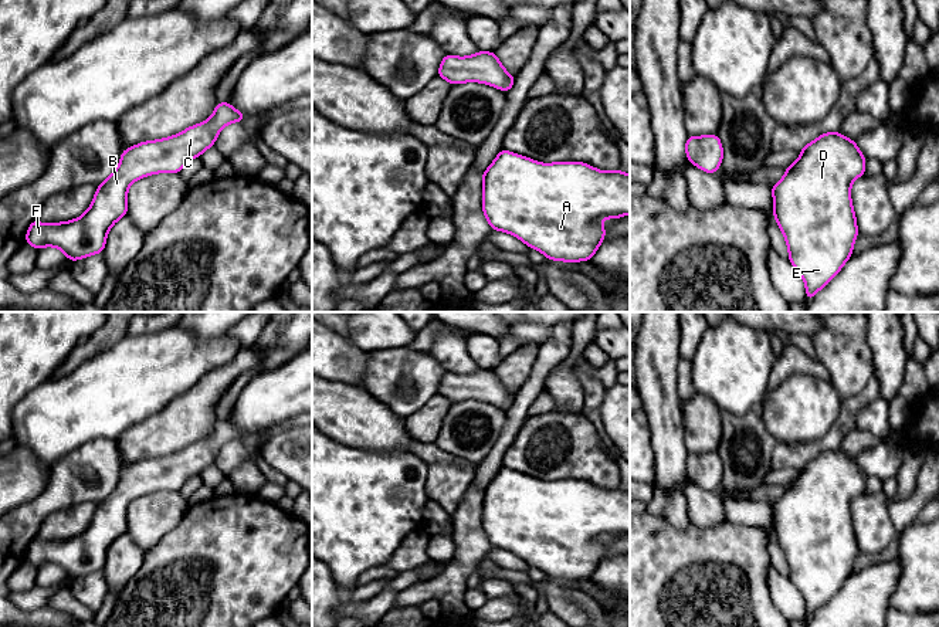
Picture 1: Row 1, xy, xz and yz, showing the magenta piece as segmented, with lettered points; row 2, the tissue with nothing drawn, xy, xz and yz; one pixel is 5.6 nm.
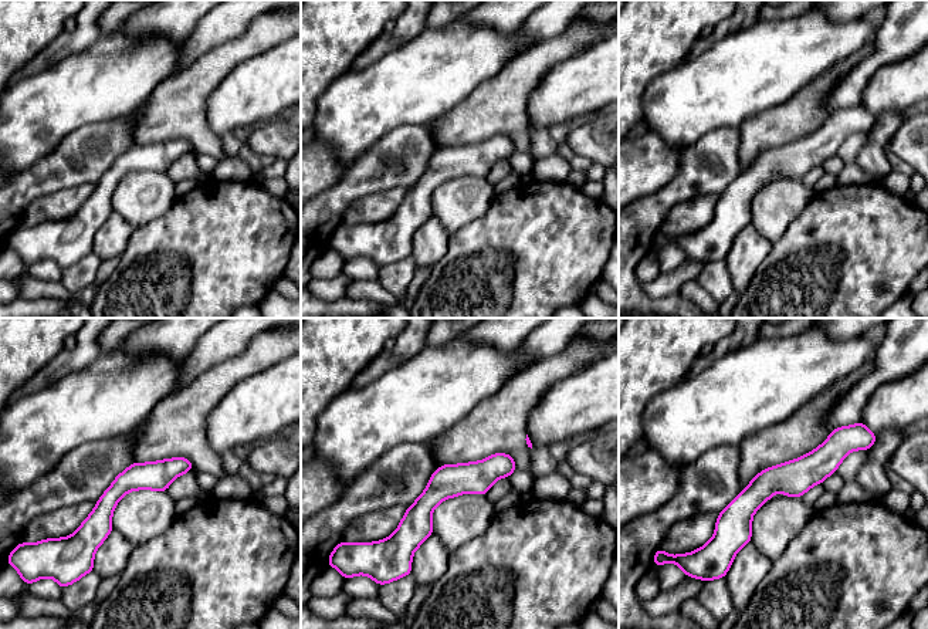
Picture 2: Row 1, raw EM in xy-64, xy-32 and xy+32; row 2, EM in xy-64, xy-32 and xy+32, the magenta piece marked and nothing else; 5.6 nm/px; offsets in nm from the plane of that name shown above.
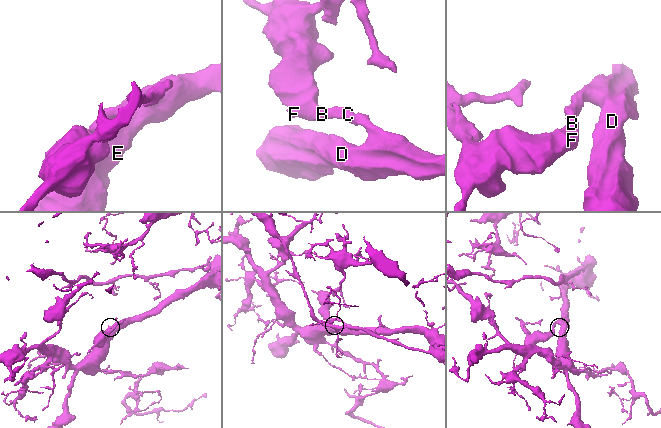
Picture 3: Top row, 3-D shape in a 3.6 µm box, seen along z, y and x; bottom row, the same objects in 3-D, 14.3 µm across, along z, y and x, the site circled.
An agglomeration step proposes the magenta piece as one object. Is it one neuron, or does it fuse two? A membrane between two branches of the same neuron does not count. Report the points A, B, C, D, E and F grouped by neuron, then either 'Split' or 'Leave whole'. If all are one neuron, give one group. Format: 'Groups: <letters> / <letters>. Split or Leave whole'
Groups: A B C D E F. Leave whole

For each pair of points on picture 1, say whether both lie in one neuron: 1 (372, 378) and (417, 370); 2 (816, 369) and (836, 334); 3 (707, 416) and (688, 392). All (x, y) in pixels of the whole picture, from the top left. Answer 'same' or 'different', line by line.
1: same
2: different
3: different

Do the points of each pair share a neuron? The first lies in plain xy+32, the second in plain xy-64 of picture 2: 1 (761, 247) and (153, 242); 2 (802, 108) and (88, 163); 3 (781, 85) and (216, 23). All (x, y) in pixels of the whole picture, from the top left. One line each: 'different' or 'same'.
1: different
2: different
3: different

